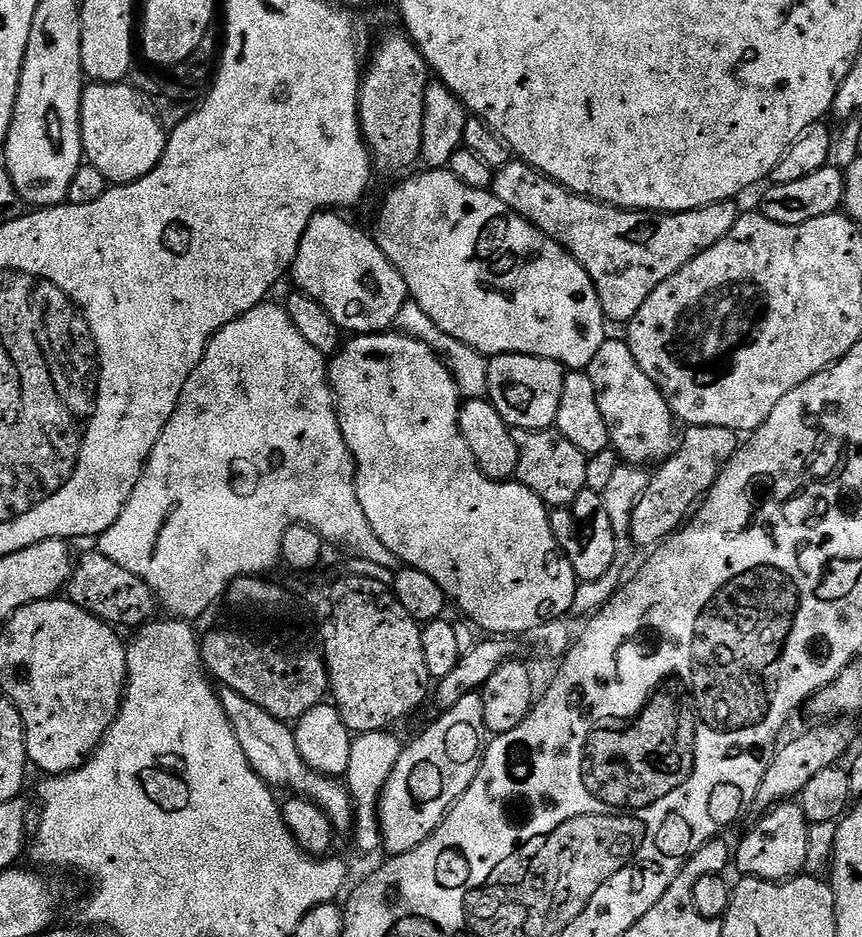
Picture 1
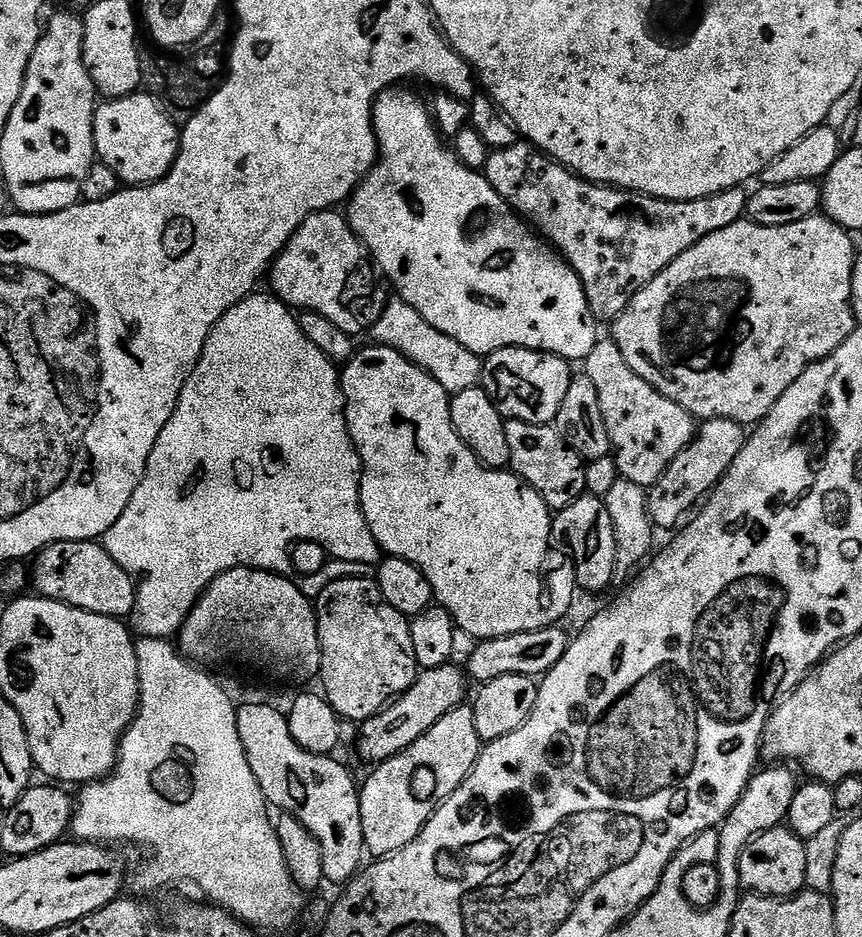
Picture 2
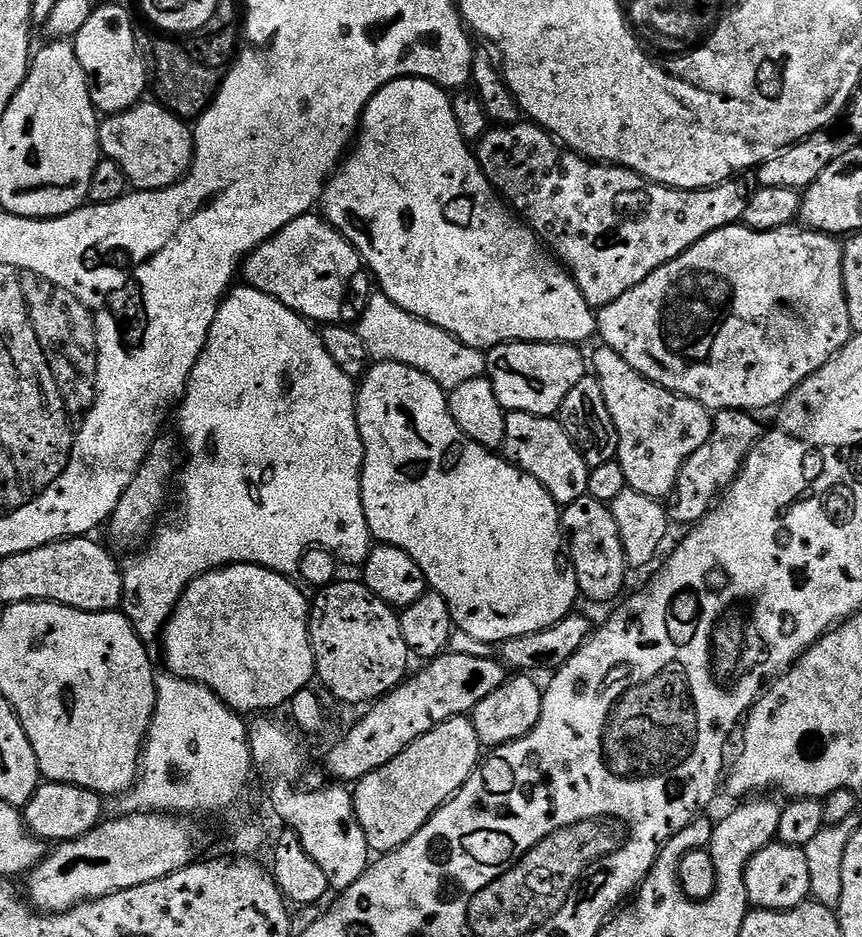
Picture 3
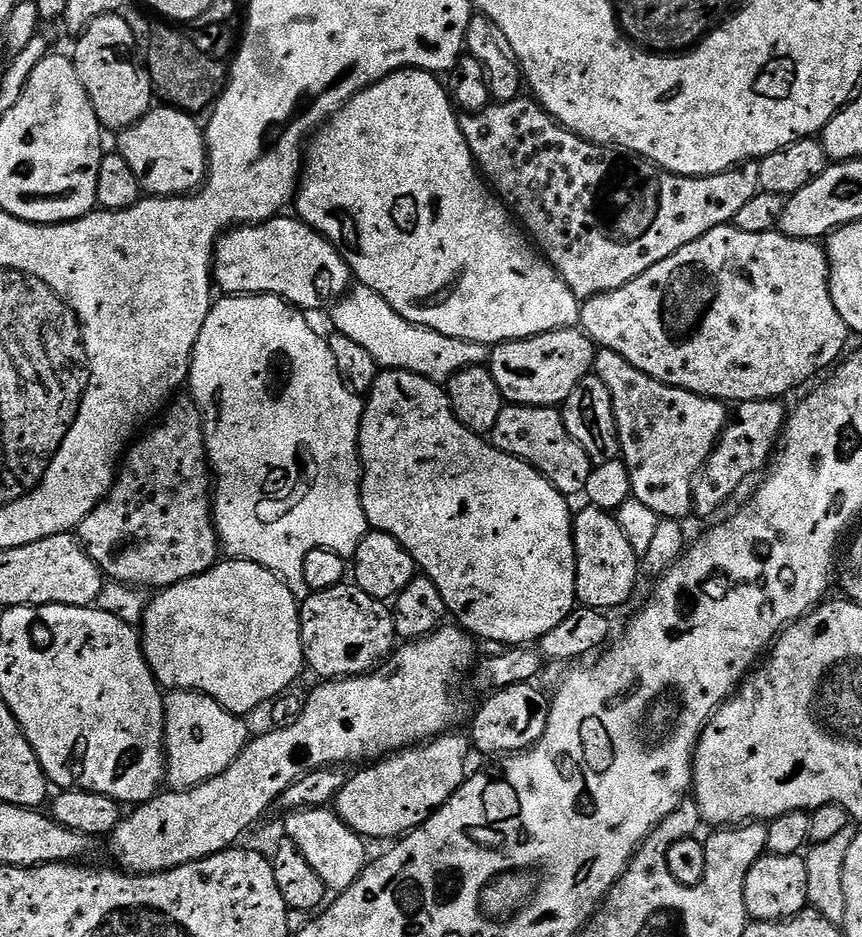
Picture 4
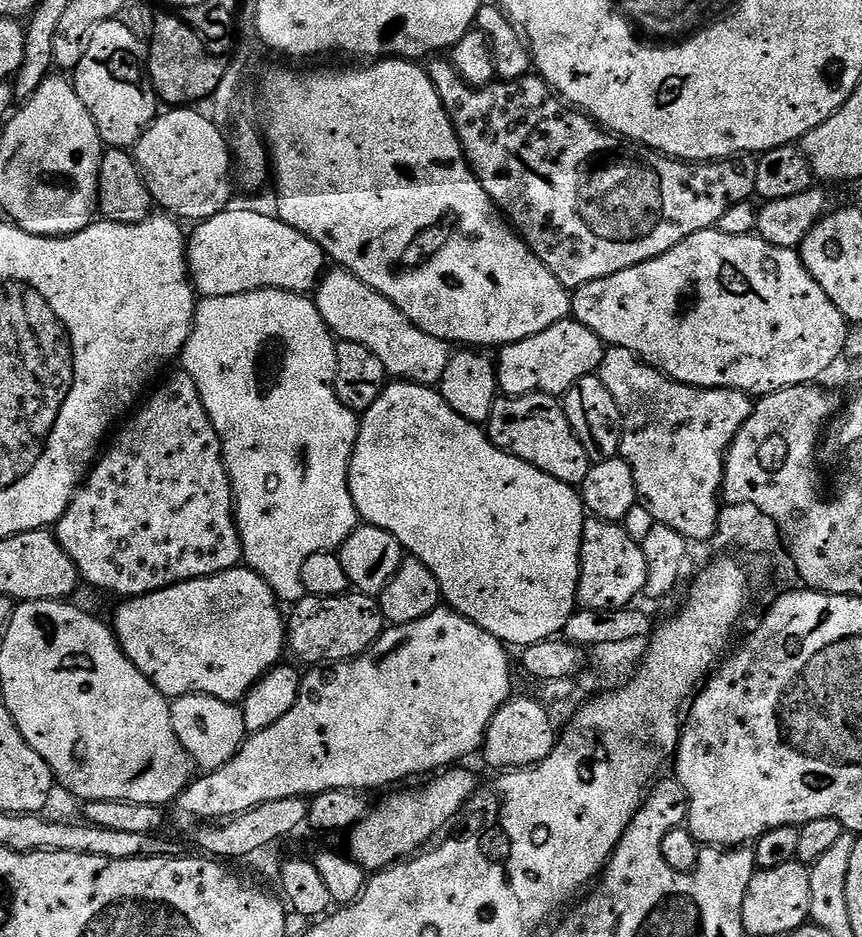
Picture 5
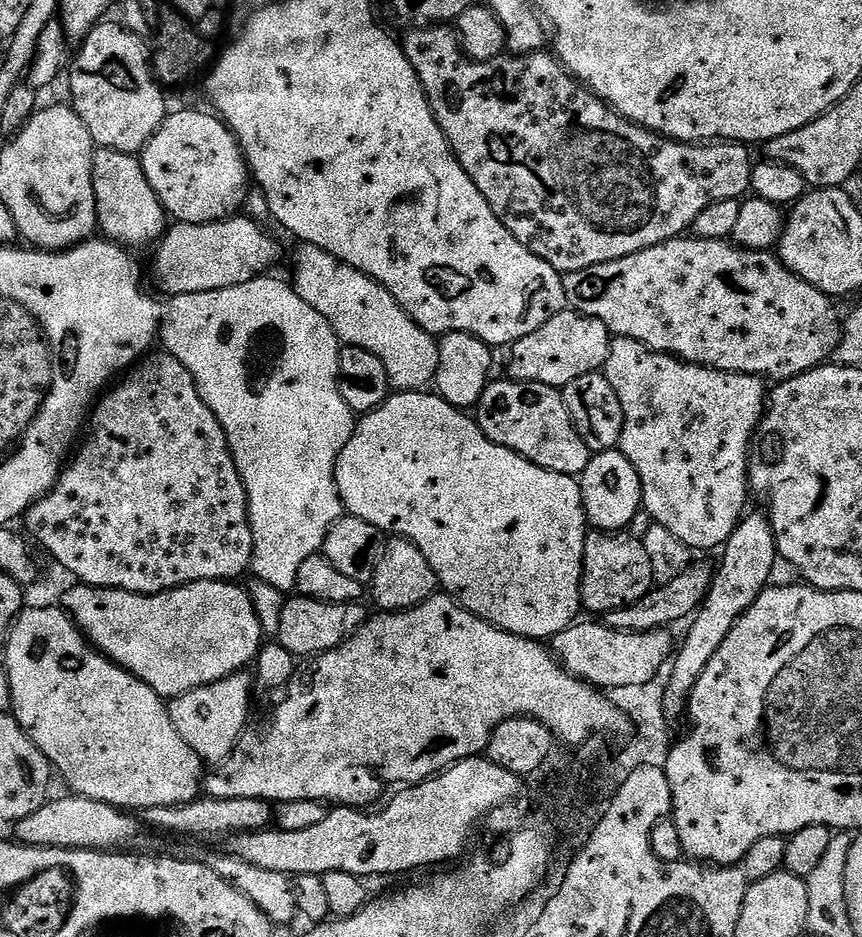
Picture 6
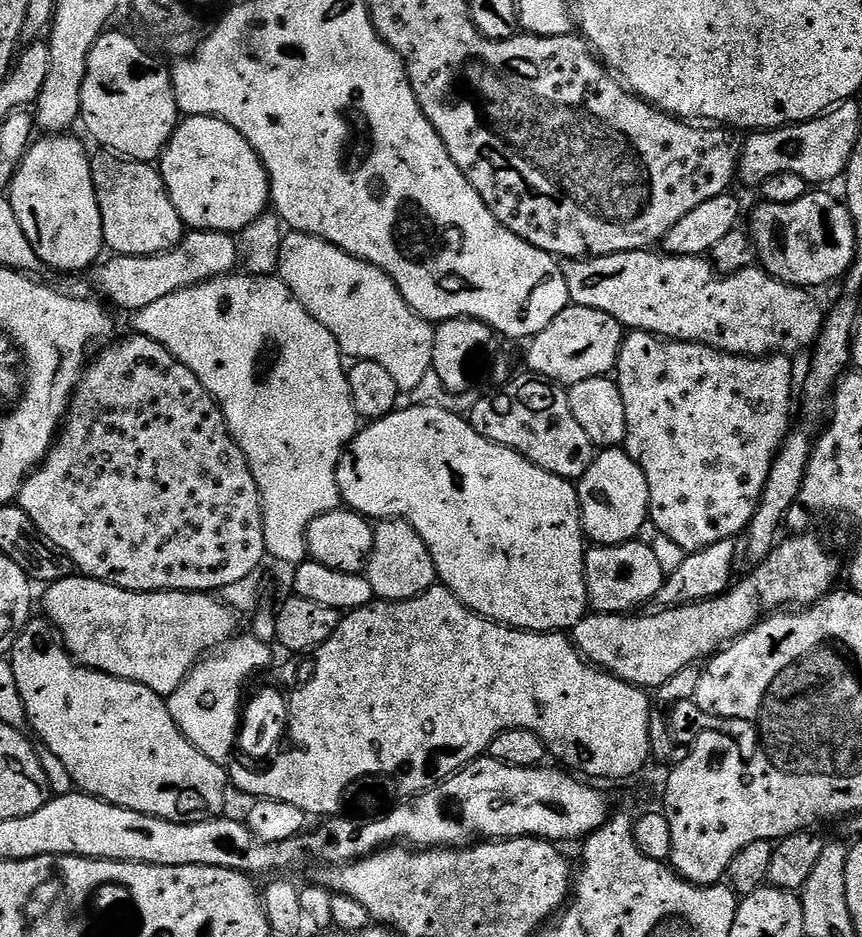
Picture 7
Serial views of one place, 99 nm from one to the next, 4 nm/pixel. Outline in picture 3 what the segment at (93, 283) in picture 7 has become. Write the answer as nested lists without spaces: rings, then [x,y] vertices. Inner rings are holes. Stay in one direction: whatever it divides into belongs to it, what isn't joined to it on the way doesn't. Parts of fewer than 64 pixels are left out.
[[[309,214],[294,218],[294,222],[246,256],[242,280],[244,276],[247,287],[270,294],[270,298],[282,302],[282,306],[294,310],[305,320],[332,326],[339,321],[336,319],[344,308],[344,295],[359,272],[362,272],[362,261],[351,242],[327,220]]]

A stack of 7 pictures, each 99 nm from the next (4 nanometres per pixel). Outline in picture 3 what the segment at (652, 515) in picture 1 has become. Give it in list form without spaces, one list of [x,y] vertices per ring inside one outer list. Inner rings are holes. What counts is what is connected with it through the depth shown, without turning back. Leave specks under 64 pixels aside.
[[[722,410],[712,418],[712,433],[699,450],[694,450],[678,474],[676,491],[670,497],[670,516],[683,526],[699,522],[717,503],[718,497],[736,480],[740,466],[751,454],[752,447],[762,435],[762,428],[756,425],[757,417],[740,410]]]

